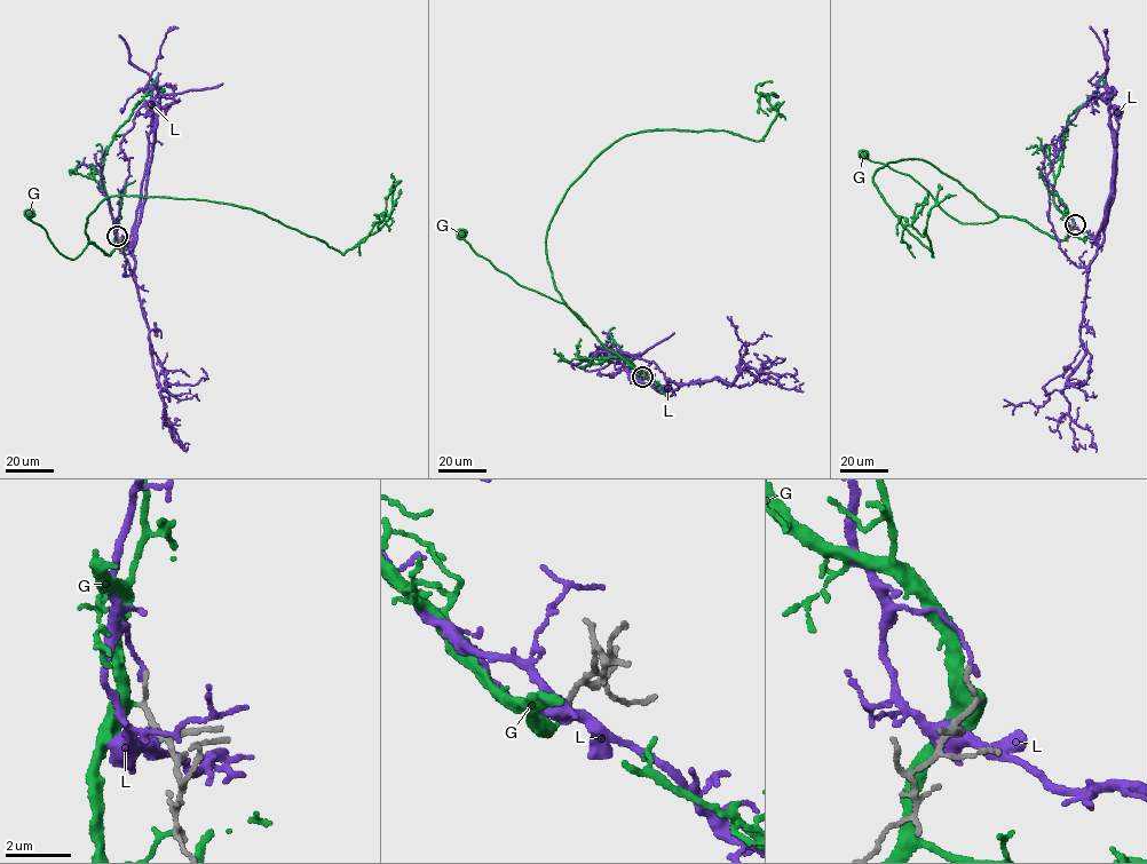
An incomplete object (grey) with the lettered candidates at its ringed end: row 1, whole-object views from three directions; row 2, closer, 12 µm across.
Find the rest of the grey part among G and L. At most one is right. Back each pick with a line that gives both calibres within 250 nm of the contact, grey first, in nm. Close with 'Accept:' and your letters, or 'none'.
G: calibres 190 and 500 nm
Accept: G

